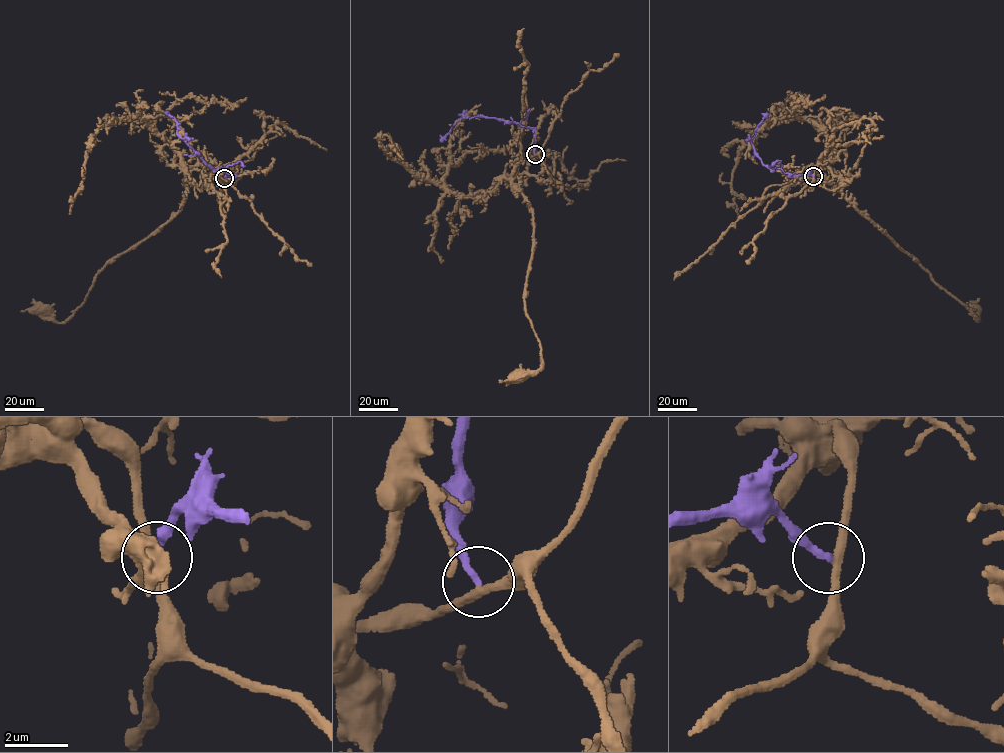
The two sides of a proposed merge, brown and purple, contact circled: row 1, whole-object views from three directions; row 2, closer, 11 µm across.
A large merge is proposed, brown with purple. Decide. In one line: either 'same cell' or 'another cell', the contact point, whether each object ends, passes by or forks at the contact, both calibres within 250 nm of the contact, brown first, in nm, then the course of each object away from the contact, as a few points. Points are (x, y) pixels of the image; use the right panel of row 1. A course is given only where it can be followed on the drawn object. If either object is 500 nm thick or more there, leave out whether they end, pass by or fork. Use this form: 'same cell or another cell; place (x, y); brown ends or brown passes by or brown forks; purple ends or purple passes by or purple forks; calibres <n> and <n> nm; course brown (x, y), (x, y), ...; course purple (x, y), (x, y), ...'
another cell; place (813, 176); brown passes by; purple ends; calibres 260 and 220 nm; course brown (813, 176), (814, 168), (807, 181), (829, 181), (916, 259), (934, 281), (967, 306), (976, 321), (975, 308); course purple (813, 176), (809, 173), (791, 175), (763, 164), (751, 141), (768, 114)

